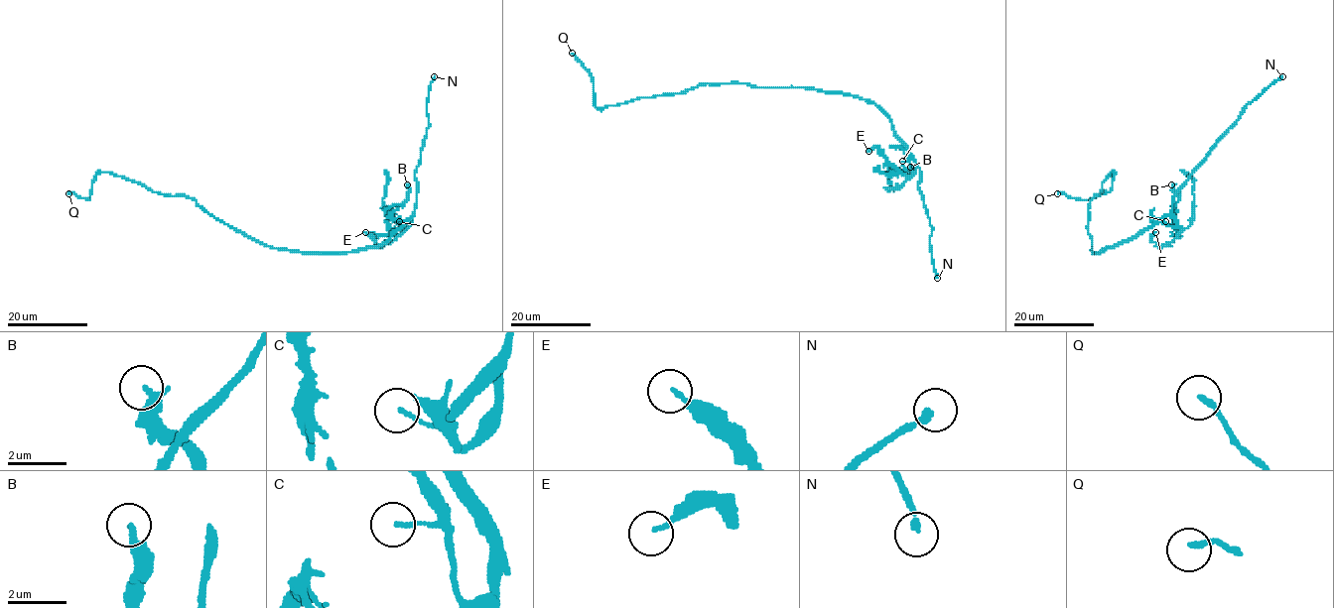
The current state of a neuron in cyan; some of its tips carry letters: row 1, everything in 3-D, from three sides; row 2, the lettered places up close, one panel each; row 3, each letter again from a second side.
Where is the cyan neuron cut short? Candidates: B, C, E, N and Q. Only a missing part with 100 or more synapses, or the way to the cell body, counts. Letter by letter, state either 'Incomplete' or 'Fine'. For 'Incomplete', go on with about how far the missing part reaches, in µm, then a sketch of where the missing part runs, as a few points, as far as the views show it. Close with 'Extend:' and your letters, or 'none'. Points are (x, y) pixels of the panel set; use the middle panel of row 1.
B: Fine
C: Fine
E: Fine
N: Incomplete. Missing length about 120 µm
Q: Fine
Extend: N

